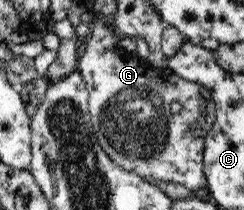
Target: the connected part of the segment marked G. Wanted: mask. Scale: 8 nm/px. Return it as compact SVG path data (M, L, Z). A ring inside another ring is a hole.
M96 16L95 20L93 20L90 35L93 36L93 38L89 40L85 54L78 59L78 73L83 77L87 87L92 125L93 129L95 129L95 135L97 135L99 145L101 145L101 147L105 149L105 152L107 152L107 155L113 159L113 163L121 166L128 172L135 172L137 175L143 177L145 181L149 181L149 183L156 184L158 180L171 181L177 184L183 184L192 191L206 186L206 180L203 174L204 140L209 132L209 128L212 127L215 116L215 103L211 96L211 91L204 86L179 78L168 68L156 70L147 60L141 58L136 53L130 54L126 52L121 45L119 45L120 41L116 32L113 32L108 22L101 16ZM173 102L179 102L179 106L181 106L179 112L175 112L174 114L171 112L171 104L173 104Z

